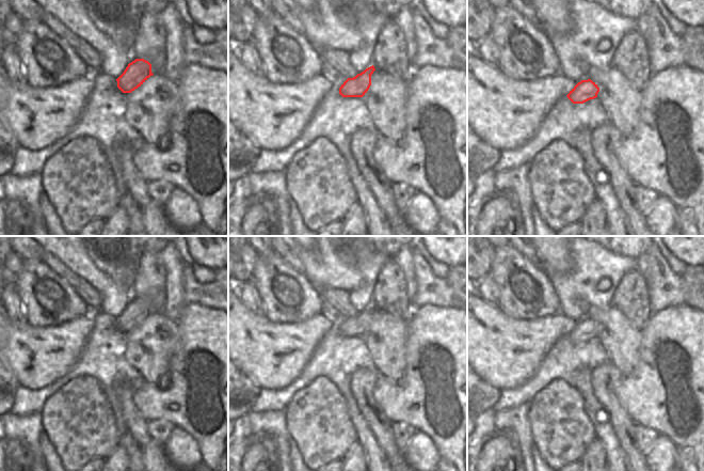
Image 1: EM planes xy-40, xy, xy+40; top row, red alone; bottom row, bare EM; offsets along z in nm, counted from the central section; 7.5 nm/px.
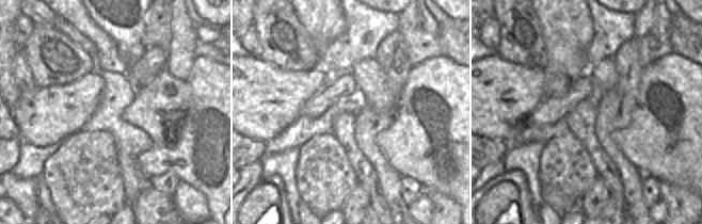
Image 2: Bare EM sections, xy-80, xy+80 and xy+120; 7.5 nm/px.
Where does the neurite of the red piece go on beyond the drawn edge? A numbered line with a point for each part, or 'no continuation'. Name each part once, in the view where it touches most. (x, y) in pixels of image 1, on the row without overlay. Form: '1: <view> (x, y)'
no continuation

